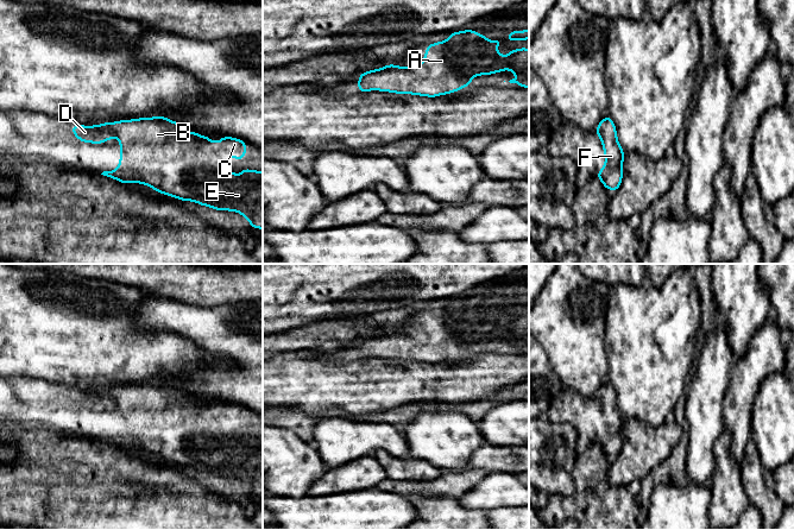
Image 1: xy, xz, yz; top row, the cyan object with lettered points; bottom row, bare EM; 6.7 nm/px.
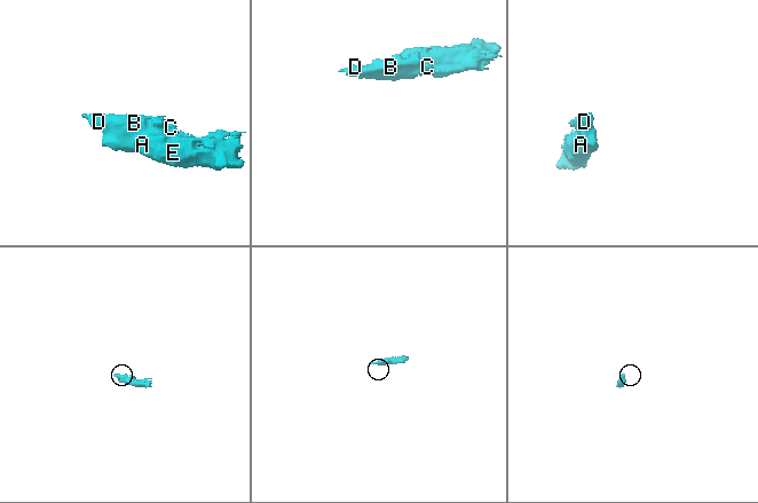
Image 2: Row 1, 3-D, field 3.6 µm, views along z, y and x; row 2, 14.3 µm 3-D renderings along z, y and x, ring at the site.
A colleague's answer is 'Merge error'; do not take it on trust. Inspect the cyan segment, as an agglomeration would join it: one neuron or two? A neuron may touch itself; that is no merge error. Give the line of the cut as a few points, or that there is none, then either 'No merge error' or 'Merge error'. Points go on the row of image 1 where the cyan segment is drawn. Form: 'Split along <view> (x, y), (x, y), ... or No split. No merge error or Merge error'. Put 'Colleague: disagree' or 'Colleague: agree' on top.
Colleague: disagree
No split. No merge error

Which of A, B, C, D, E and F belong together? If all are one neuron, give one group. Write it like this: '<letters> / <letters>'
A B C D E F

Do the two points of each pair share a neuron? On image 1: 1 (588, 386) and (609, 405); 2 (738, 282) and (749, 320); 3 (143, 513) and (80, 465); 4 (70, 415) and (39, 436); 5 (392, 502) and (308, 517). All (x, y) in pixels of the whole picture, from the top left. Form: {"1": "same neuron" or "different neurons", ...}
{"1": "different neurons", "2": "same neuron", "3": "same neuron", "4": "different neurons", "5": "same neuron"}

